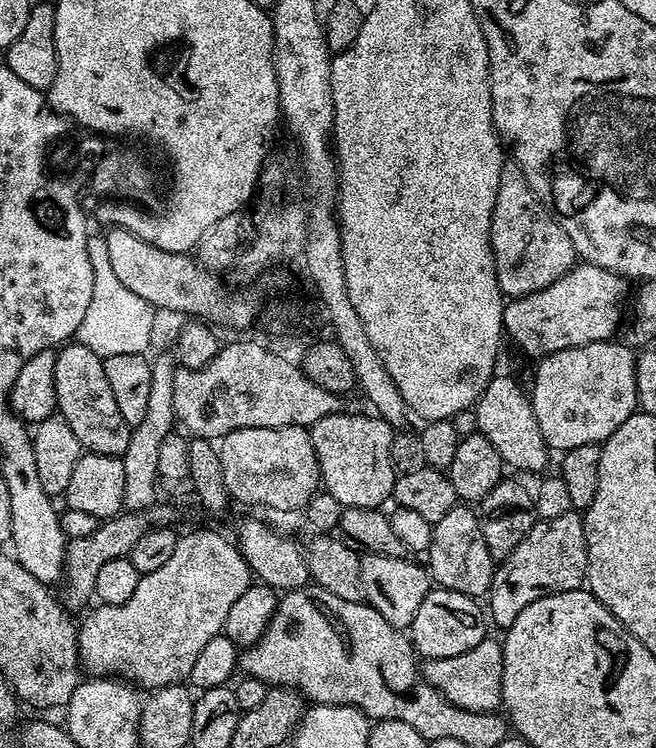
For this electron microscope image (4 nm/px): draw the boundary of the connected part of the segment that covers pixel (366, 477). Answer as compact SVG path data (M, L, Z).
M341 410L330 413L326 418L318 418L318 422L310 425L323 491L338 498L338 502L345 508L380 508L383 500L387 501L391 497L392 487L398 475L398 468L392 465L392 425L375 414L367 415L355 416L352 412Z

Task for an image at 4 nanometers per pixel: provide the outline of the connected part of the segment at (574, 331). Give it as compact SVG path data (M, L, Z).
M577 263L562 278L550 286L538 290L529 296L517 296L509 299L504 306L504 332L528 356L543 358L558 350L570 350L578 346L593 344L599 340L612 340L621 327L620 303L624 300L624 291L629 281L617 272L599 268L593 264Z

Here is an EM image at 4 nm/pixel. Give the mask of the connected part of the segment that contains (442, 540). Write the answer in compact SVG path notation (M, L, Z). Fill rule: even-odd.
M454 507L450 514L445 514L437 524L432 525L432 541L426 553L426 564L431 579L439 587L473 598L487 597L494 561L490 550L486 550L486 538L482 538L480 517L471 507Z

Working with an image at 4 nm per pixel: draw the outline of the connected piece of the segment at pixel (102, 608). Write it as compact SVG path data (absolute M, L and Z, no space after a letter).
M200 528L197 532L183 533L180 536L178 546L174 546L169 560L160 569L143 573L138 582L138 587L134 590L134 594L130 594L130 598L126 598L126 602L122 602L121 604L100 604L96 606L96 609L84 621L82 619L79 621L76 637L78 638L81 669L92 678L123 678L125 681L131 682L141 689L148 688L147 690L165 688L171 684L179 684L187 681L190 670L194 670L194 658L198 658L198 653L206 647L206 642L210 642L210 638L223 633L226 614L230 614L230 610L234 606L234 601L252 583L254 583L254 577L250 566L246 562L244 555L240 553L240 549L236 547L235 543L229 537L227 540L226 537L219 536L218 533L211 532L208 528Z

